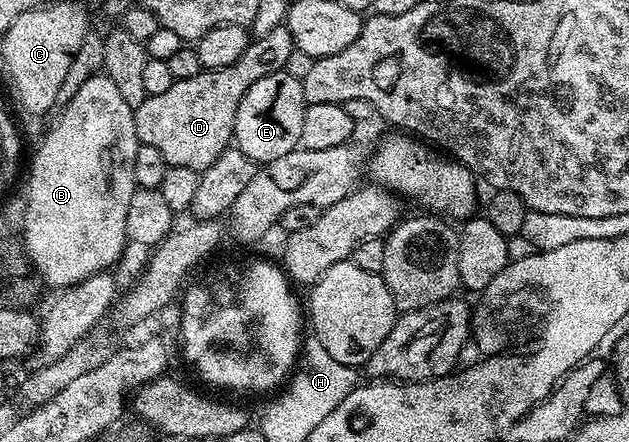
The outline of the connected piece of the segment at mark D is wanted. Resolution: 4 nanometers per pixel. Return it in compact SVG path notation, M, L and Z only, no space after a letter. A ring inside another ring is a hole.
M285 24L272 28L272 32L264 32L257 35L240 56L228 68L216 68L215 70L203 70L188 80L174 80L172 88L160 92L160 96L146 95L144 104L134 107L134 127L136 136L141 145L148 148L157 148L160 156L164 156L167 167L180 165L199 172L206 170L208 164L216 161L216 156L224 152L234 137L234 125L236 124L236 108L240 108L240 100L244 100L244 92L256 84L256 80L264 80L264 76L275 74L286 69L288 56L296 49L292 32Z

